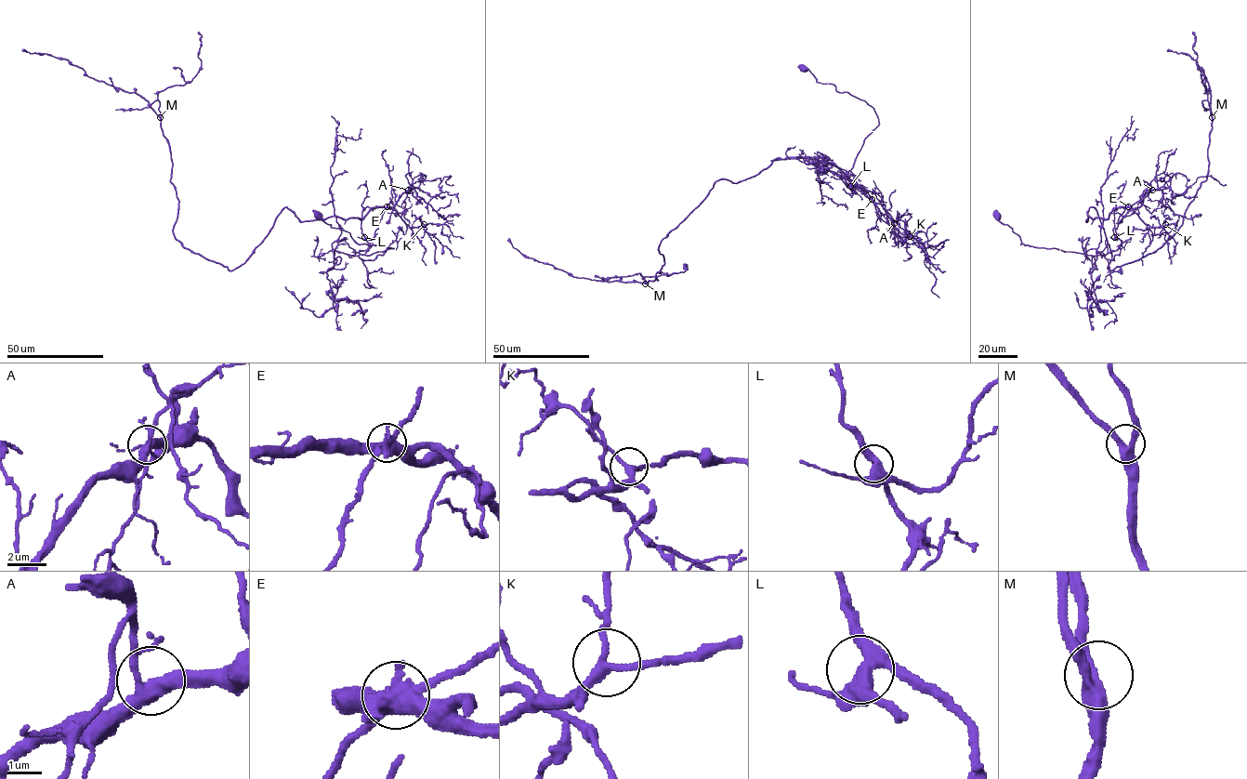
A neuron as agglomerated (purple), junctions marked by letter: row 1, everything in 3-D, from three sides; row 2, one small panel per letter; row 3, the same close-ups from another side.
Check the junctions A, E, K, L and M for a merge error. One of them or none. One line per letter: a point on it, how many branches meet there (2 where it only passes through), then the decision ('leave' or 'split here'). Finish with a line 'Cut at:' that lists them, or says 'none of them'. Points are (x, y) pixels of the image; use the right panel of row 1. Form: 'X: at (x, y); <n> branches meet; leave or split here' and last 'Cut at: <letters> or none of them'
A: at (1152, 190); 4 branches meet; leave
E: at (1128, 206); 4 branches meet; split here
K: at (1165, 224); 4 branches meet; leave
L: at (1114, 237); 5 branches meet; leave
M: at (1212, 117); 3 branches meet; leave
Cut at: E

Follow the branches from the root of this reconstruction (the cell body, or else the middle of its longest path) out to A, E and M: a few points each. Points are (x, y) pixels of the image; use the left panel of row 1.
A: (318, 215), (359, 244), (393, 248), (370, 255), (354, 254), (408, 190)
E: (318, 215), (359, 244), (393, 248), (368, 256), (354, 254), (367, 249), (365, 237), (373, 238), (387, 206)
M: (318, 215), (393, 248), (354, 255), (385, 207), (301, 221), (285, 207), (233, 270), (186, 249), (160, 117)

